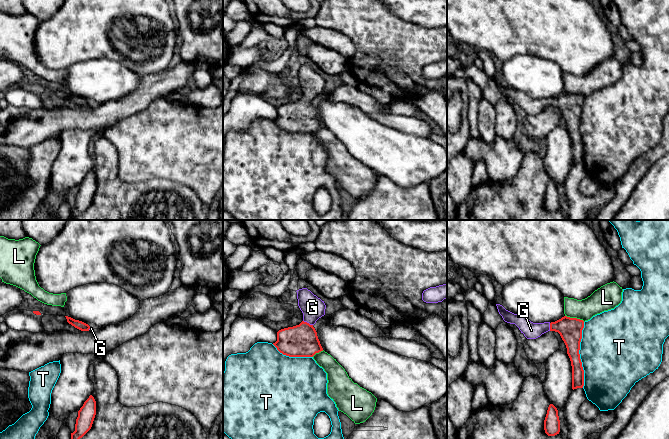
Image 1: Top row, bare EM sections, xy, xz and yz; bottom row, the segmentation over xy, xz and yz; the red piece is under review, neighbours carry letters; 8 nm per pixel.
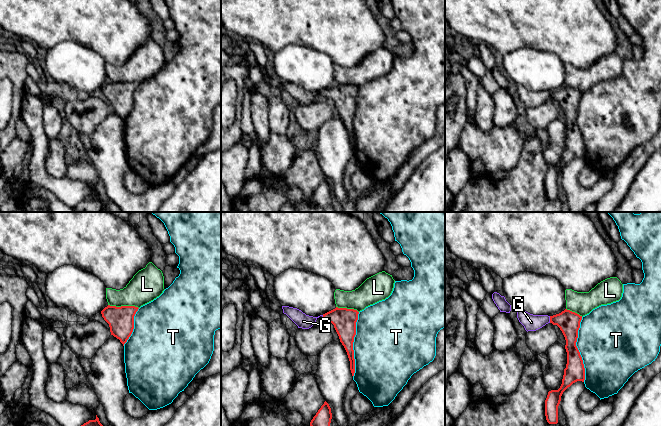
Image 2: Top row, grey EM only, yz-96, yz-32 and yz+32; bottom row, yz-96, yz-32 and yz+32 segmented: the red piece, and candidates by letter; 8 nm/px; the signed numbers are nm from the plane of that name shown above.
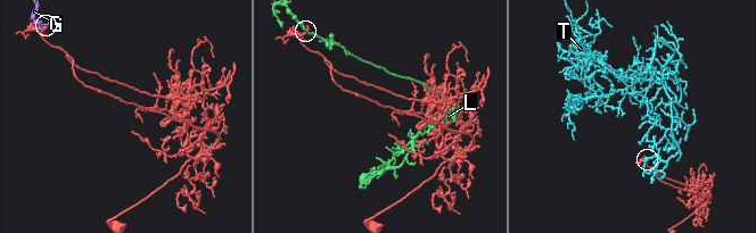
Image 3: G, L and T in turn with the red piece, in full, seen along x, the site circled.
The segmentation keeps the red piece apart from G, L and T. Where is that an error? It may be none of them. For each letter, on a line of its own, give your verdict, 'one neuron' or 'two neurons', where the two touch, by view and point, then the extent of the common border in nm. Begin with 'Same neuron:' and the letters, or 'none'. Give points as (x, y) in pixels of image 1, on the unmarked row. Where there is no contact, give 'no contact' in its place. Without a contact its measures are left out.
Same neuron: none
G: two neurons | xz (308, 99) | 90 nm
L: two neurons | yz (575, 94) | 170 nm
T: two neurons | yz (579, 131) | 550 nm

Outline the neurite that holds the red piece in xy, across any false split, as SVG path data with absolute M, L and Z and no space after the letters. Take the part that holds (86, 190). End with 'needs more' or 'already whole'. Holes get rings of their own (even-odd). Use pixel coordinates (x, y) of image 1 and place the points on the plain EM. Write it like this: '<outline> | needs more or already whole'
M92 171L84 178L78 187L75 207L71 209L71 220L75 220L82 214L92 203L96 191L96 177Z | already whole

